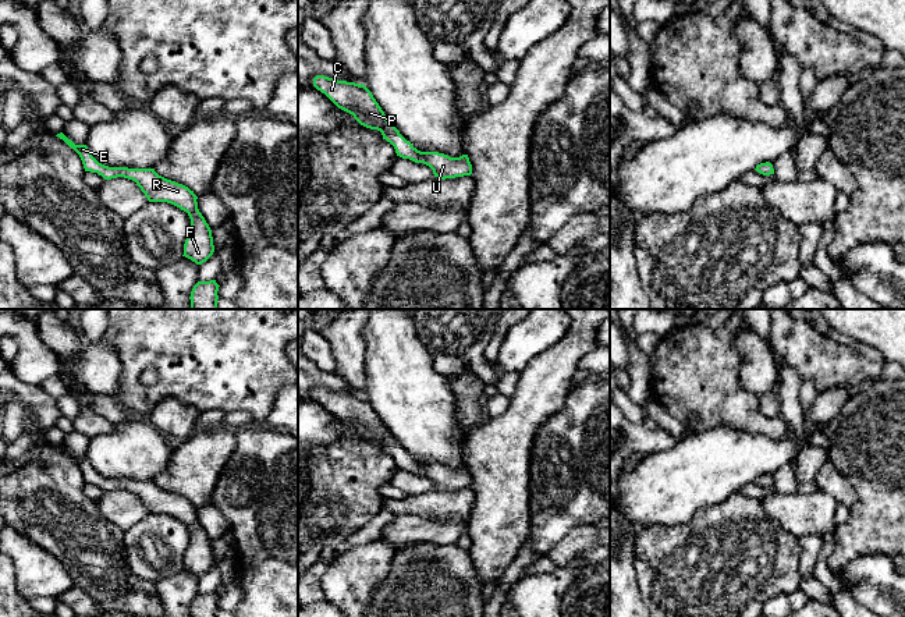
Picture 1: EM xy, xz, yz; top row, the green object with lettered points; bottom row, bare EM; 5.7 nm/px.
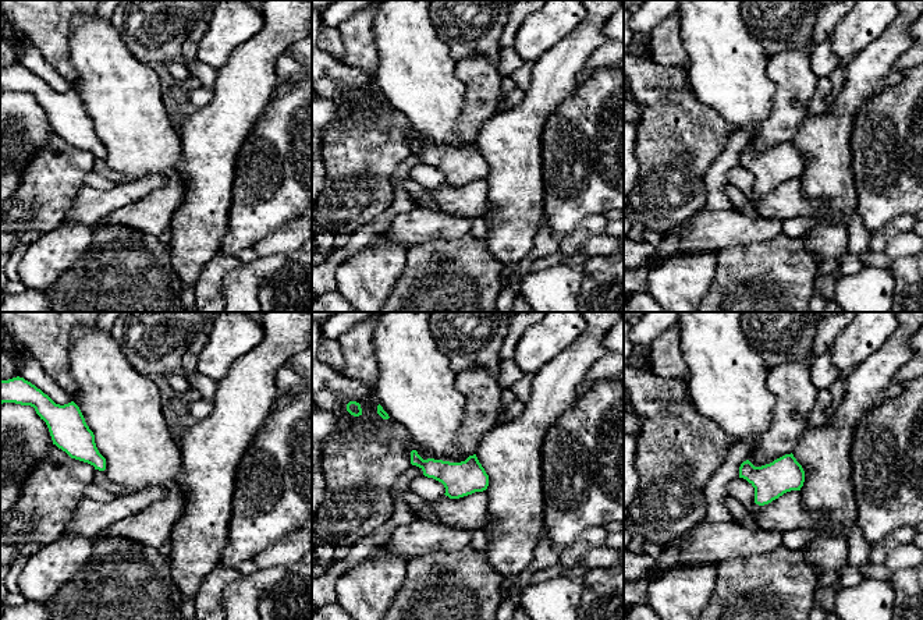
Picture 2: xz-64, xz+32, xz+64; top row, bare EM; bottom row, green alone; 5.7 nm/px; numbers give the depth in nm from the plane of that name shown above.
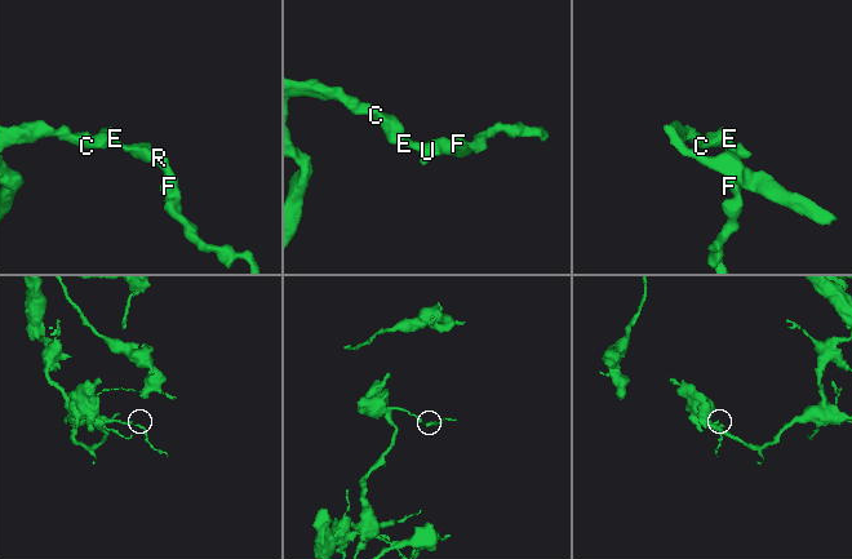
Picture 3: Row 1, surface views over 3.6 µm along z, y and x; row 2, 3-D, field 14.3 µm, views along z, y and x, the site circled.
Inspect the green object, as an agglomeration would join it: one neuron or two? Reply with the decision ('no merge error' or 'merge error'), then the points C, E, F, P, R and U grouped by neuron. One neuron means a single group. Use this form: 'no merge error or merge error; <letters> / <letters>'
no merge error; C E F P R U

